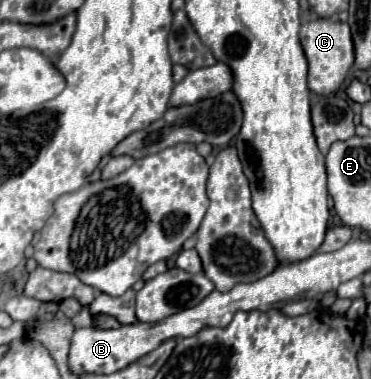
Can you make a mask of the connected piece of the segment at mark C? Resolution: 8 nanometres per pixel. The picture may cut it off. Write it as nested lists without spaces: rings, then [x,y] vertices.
[[[312,18],[310,22],[302,24],[300,42],[308,60],[308,88],[322,96],[338,92],[354,66],[354,48],[348,24],[340,22],[338,18]]]

